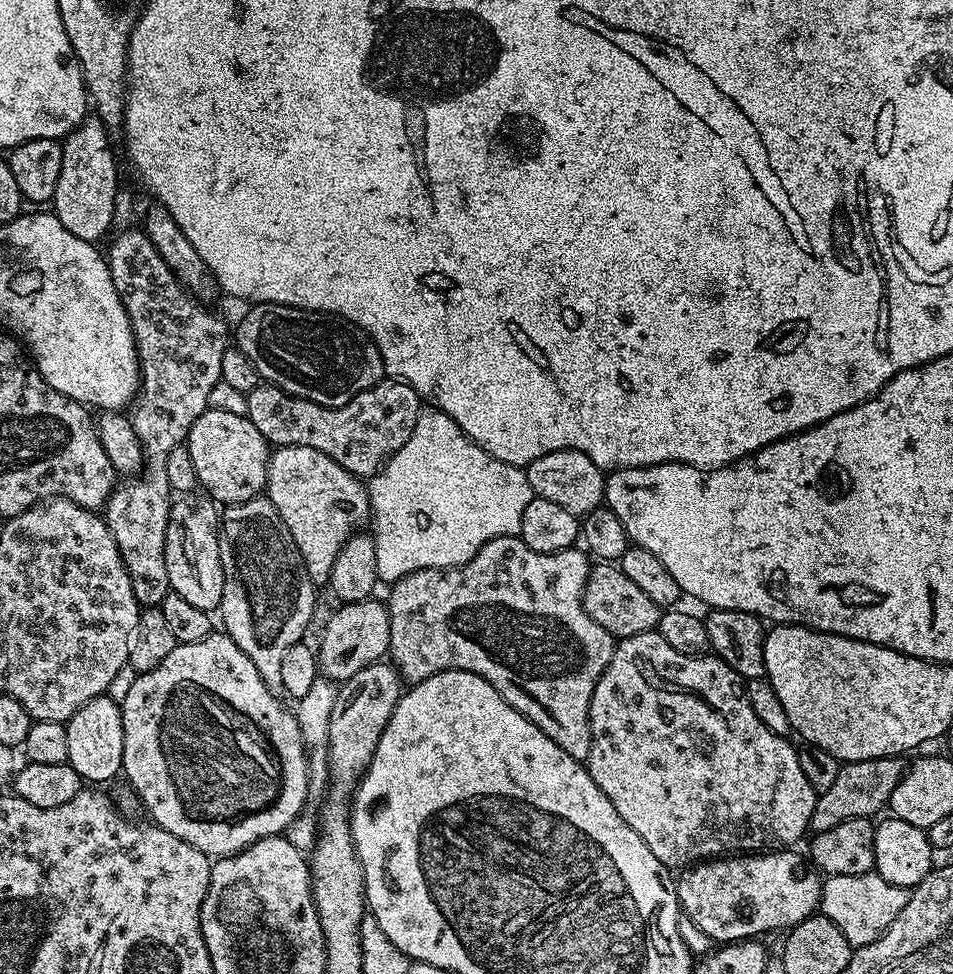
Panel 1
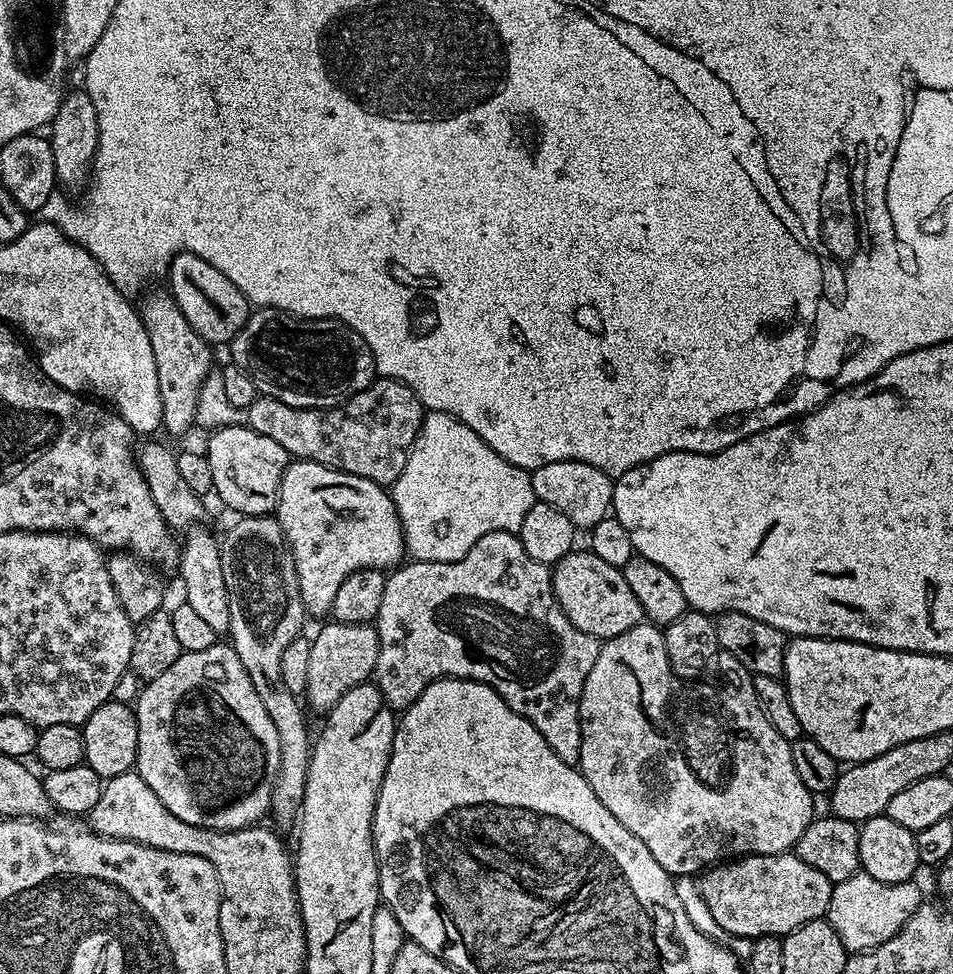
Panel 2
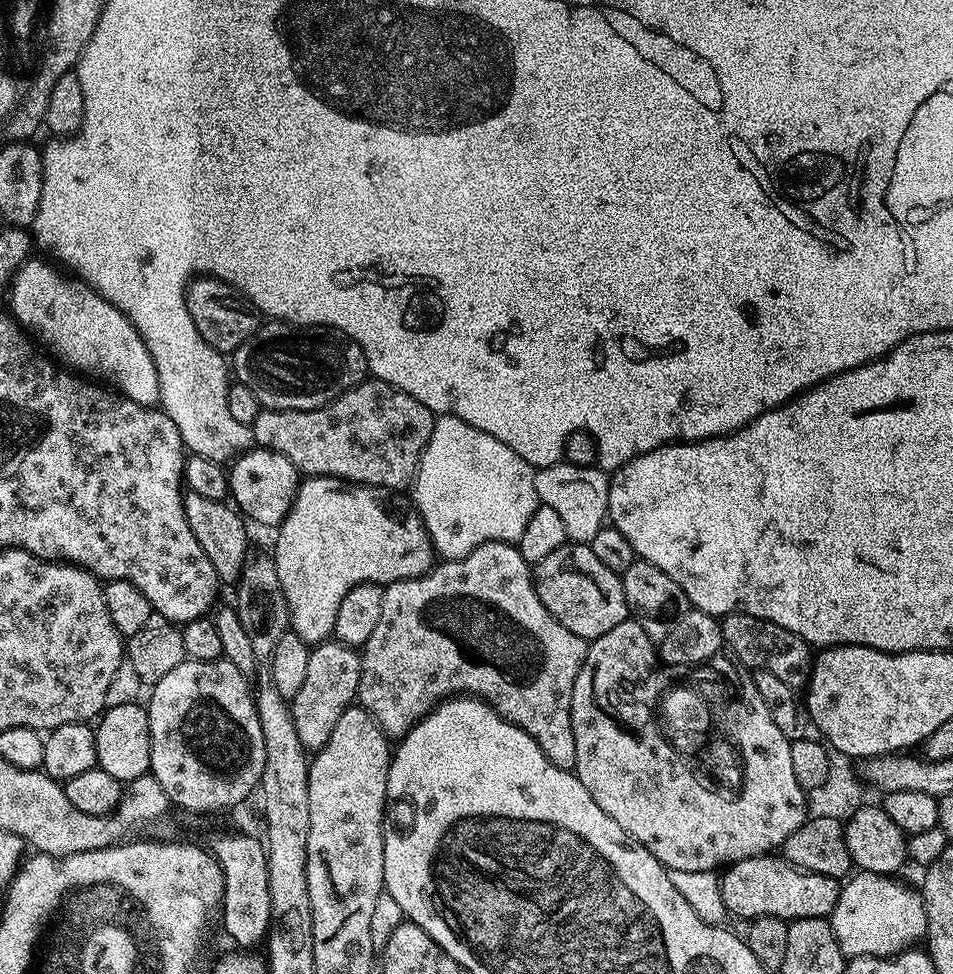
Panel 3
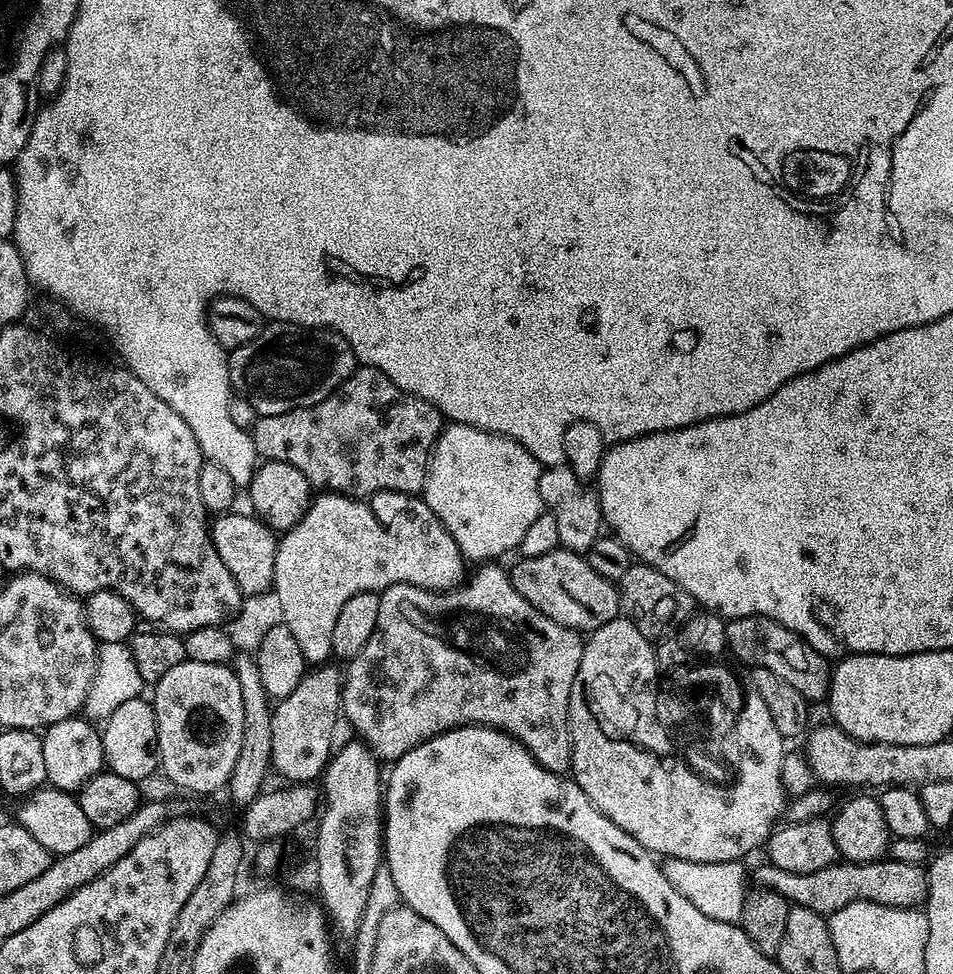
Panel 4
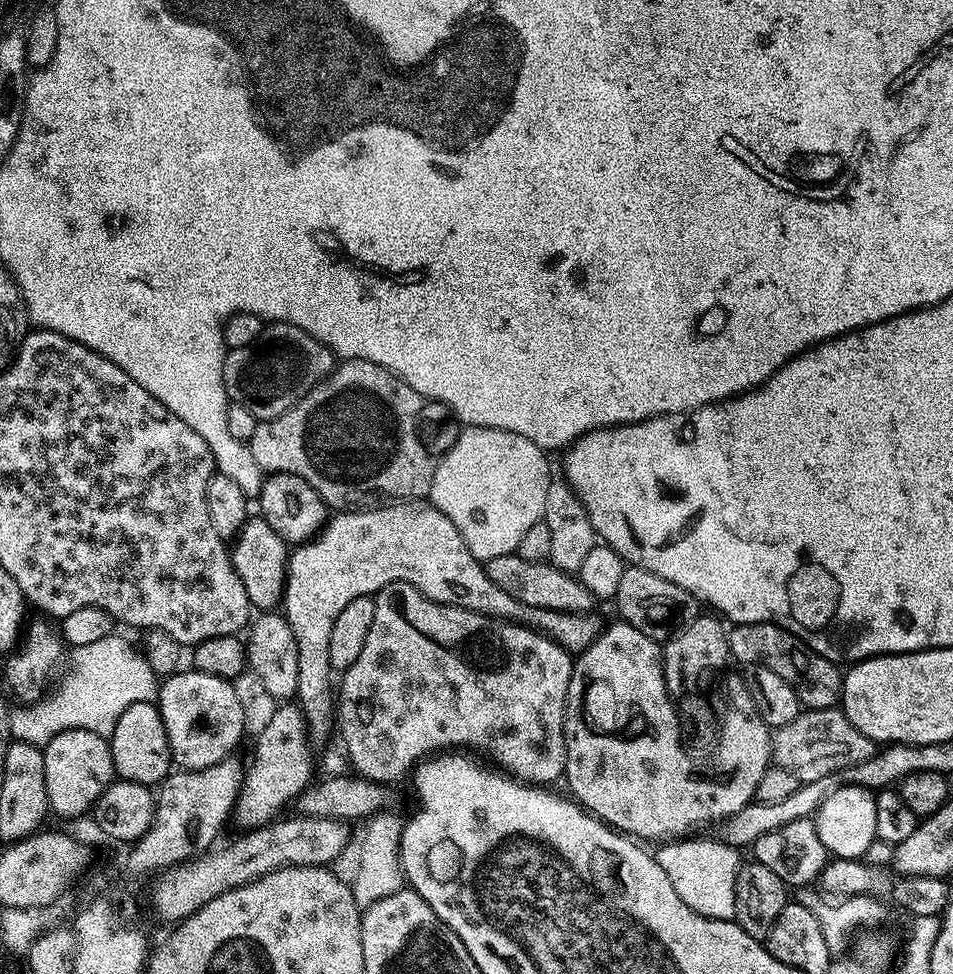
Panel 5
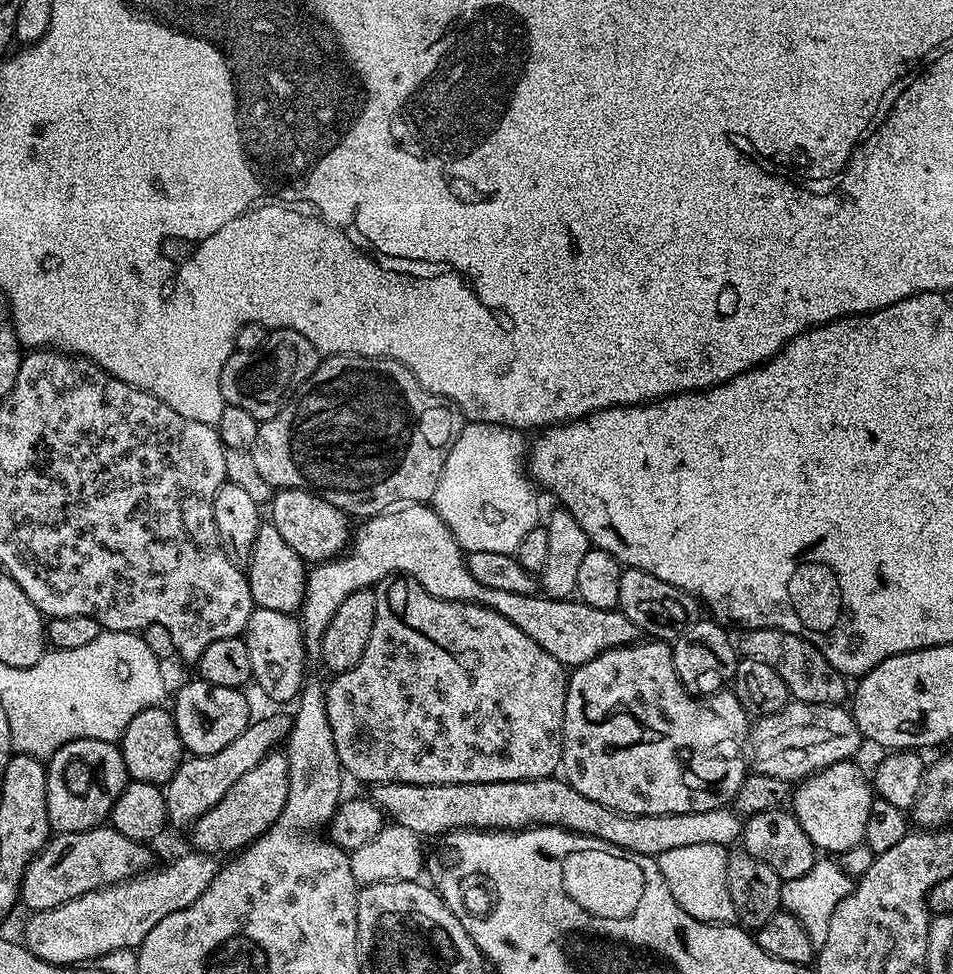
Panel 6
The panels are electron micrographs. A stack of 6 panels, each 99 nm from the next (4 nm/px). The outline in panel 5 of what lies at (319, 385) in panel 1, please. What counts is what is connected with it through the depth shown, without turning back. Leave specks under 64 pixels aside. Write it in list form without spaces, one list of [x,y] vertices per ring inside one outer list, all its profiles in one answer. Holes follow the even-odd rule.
[[[272,322],[260,333],[258,339],[250,342],[250,346],[231,349],[225,355],[222,378],[229,401],[238,406],[246,406],[246,410],[250,410],[250,414],[254,414],[254,418],[259,422],[273,420],[278,414],[290,410],[290,406],[294,406],[312,387],[322,383],[332,373],[337,363],[337,357],[332,349],[318,342],[306,330],[293,324]]]

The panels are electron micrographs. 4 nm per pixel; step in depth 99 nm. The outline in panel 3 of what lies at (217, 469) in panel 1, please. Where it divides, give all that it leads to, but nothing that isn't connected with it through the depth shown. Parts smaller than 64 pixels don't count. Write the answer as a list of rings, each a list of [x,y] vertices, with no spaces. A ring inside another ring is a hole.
[[[253,446],[231,461],[227,473],[231,503],[249,521],[252,519],[256,524],[265,524],[266,527],[272,528],[271,530],[279,529],[292,508],[296,490],[302,479],[301,473],[296,471],[294,462],[269,448]]]

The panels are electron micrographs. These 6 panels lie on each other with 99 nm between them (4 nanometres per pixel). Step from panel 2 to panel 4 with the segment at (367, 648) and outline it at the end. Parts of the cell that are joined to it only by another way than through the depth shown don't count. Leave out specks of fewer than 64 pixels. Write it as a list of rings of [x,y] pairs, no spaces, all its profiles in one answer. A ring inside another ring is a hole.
[[[331,663],[321,664],[305,671],[302,682],[286,698],[282,698],[272,709],[270,722],[270,746],[272,768],[288,782],[312,782],[327,768],[334,751],[332,731],[336,719],[342,716],[344,681],[341,669],[332,668]]]

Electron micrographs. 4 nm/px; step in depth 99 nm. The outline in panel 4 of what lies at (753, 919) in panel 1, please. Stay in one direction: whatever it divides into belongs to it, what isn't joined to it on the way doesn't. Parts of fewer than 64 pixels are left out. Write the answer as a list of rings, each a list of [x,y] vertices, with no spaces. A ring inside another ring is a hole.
[[[887,858],[865,864],[837,862],[822,870],[814,870],[814,874],[790,874],[778,870],[773,864],[761,864],[755,881],[759,887],[774,890],[782,894],[789,905],[814,910],[825,918],[842,910],[842,906],[850,906],[855,900],[869,900],[895,908],[920,908],[928,899],[928,873],[921,866],[910,866],[910,862],[894,862]]]

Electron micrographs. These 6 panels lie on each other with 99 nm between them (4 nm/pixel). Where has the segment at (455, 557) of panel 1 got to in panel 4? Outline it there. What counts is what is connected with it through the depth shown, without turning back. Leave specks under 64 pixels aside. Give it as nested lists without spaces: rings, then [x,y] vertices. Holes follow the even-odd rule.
[[[449,423],[436,439],[428,465],[428,480],[424,483],[422,499],[450,530],[454,542],[464,555],[465,561],[492,562],[496,556],[519,549],[526,529],[545,511],[544,499],[540,493],[540,473],[542,466],[521,444],[509,436],[497,436],[495,432],[484,432],[481,428],[471,428],[465,424]]]

